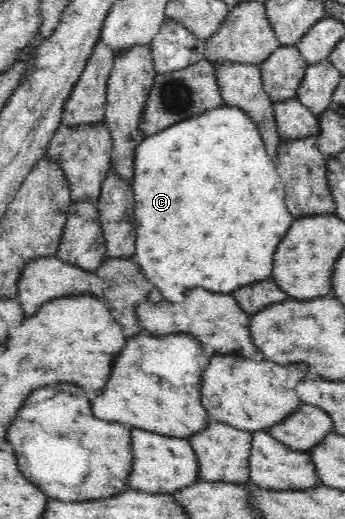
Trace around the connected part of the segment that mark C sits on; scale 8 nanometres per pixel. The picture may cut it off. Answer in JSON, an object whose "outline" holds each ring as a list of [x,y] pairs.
{"outline":[[[220,105],[202,114],[194,115],[192,118],[186,118],[182,122],[176,122],[176,125],[168,126],[168,128],[164,128],[157,134],[144,137],[144,140],[135,148],[134,176],[131,188],[133,189],[135,204],[134,222],[136,233],[135,253],[132,259],[140,265],[148,281],[164,294],[166,300],[182,302],[186,288],[192,288],[192,286],[202,286],[202,288],[212,290],[212,292],[230,294],[234,288],[250,285],[250,282],[272,279],[274,250],[278,246],[278,242],[288,232],[294,218],[286,210],[285,189],[275,161],[267,153],[257,125],[242,109],[230,105]]]}

